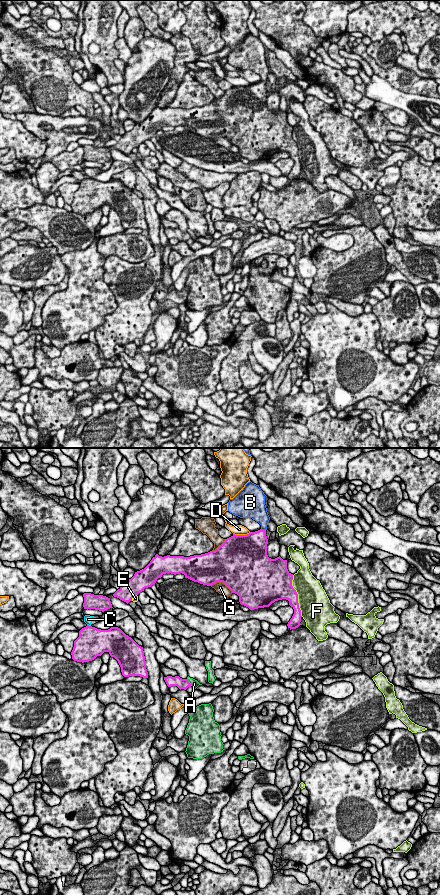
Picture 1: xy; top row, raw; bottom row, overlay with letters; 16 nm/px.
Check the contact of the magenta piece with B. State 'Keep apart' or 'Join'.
Join

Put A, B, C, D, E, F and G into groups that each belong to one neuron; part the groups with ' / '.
A / B / C / D / E / F / G

